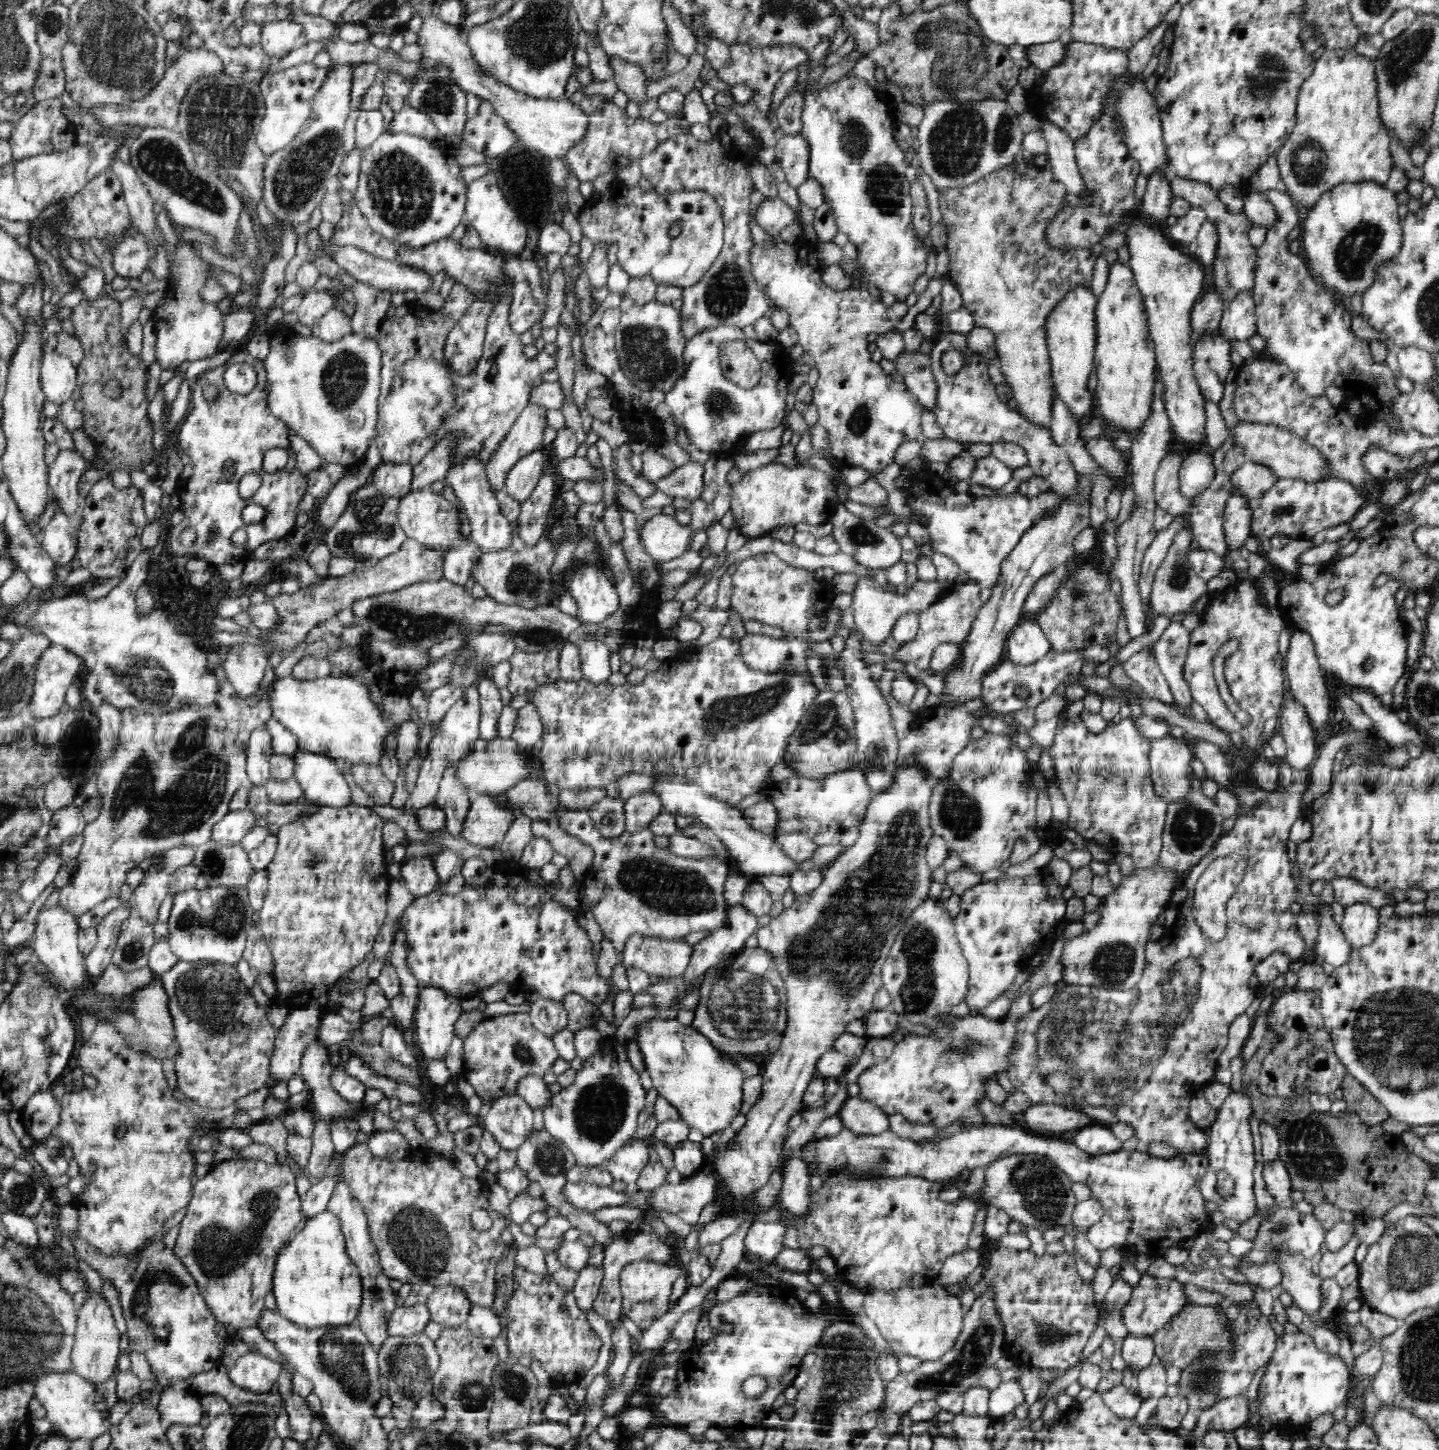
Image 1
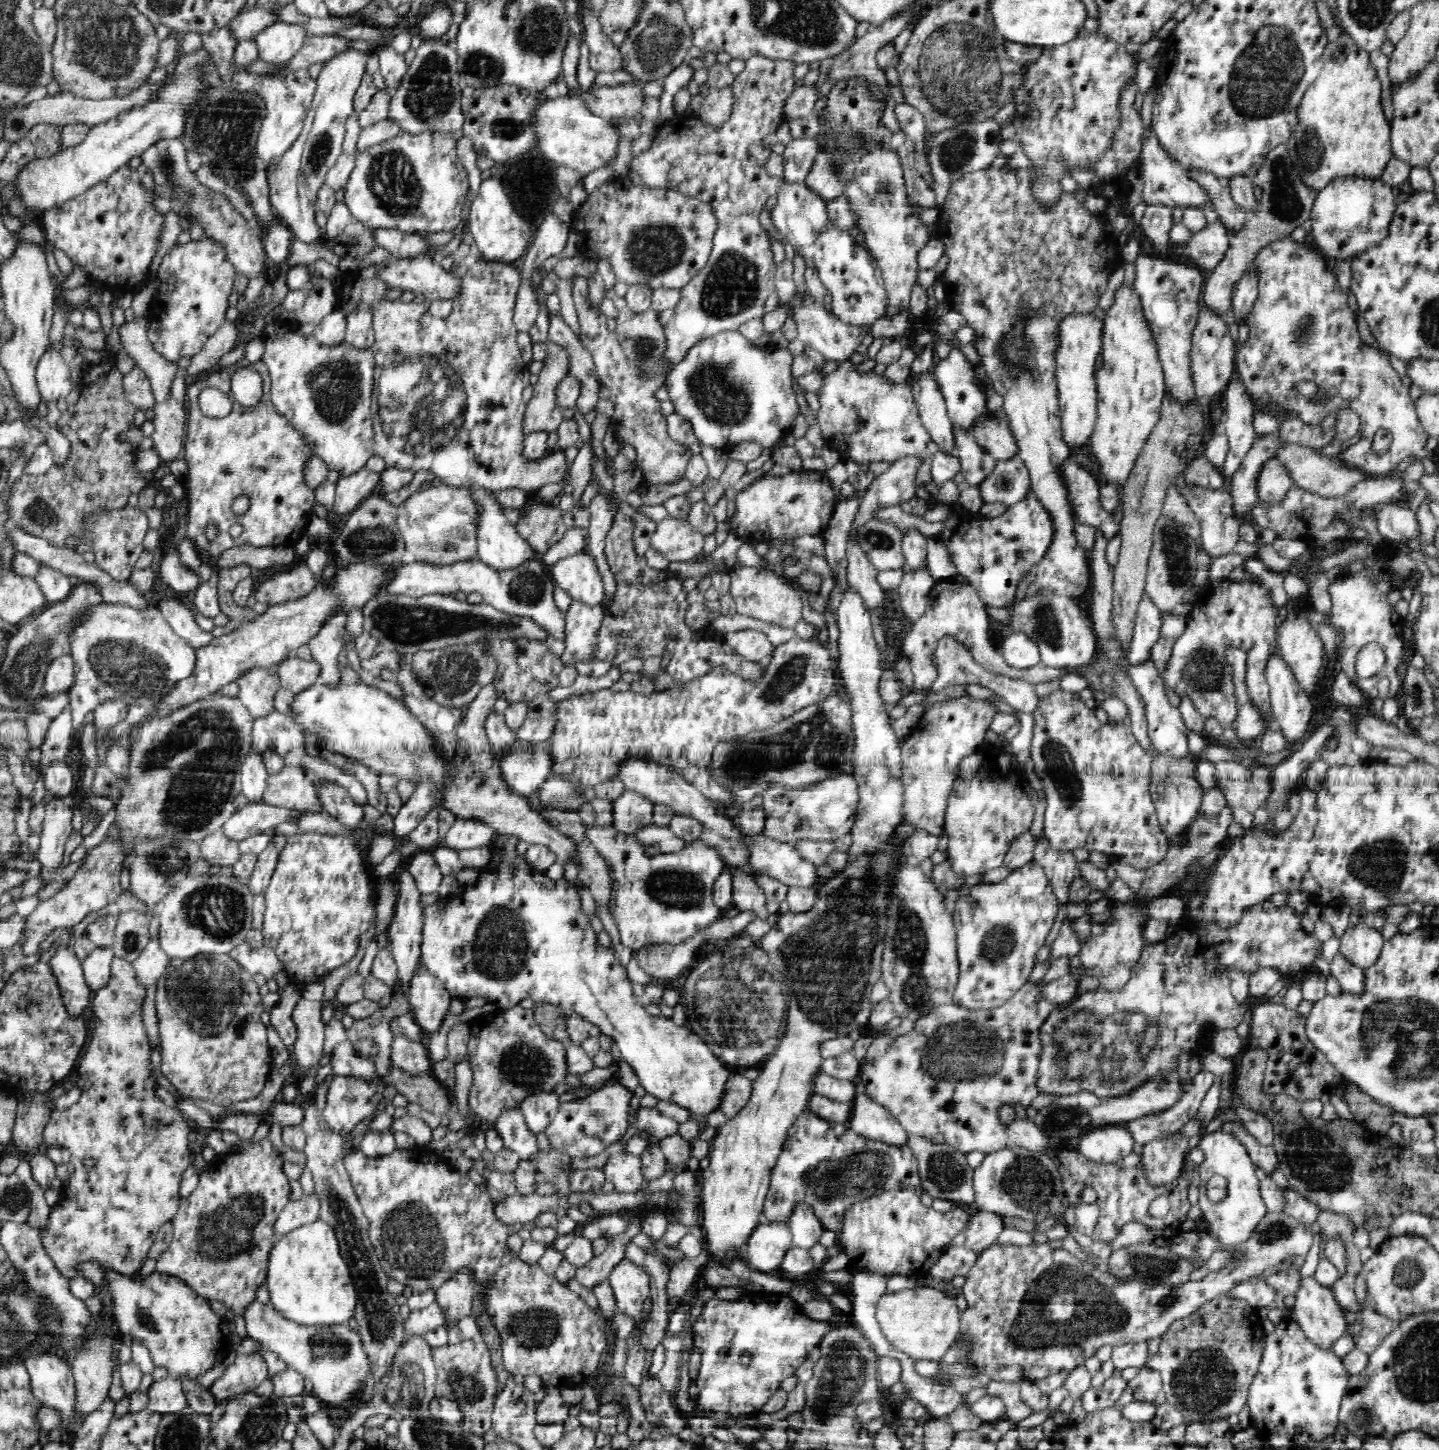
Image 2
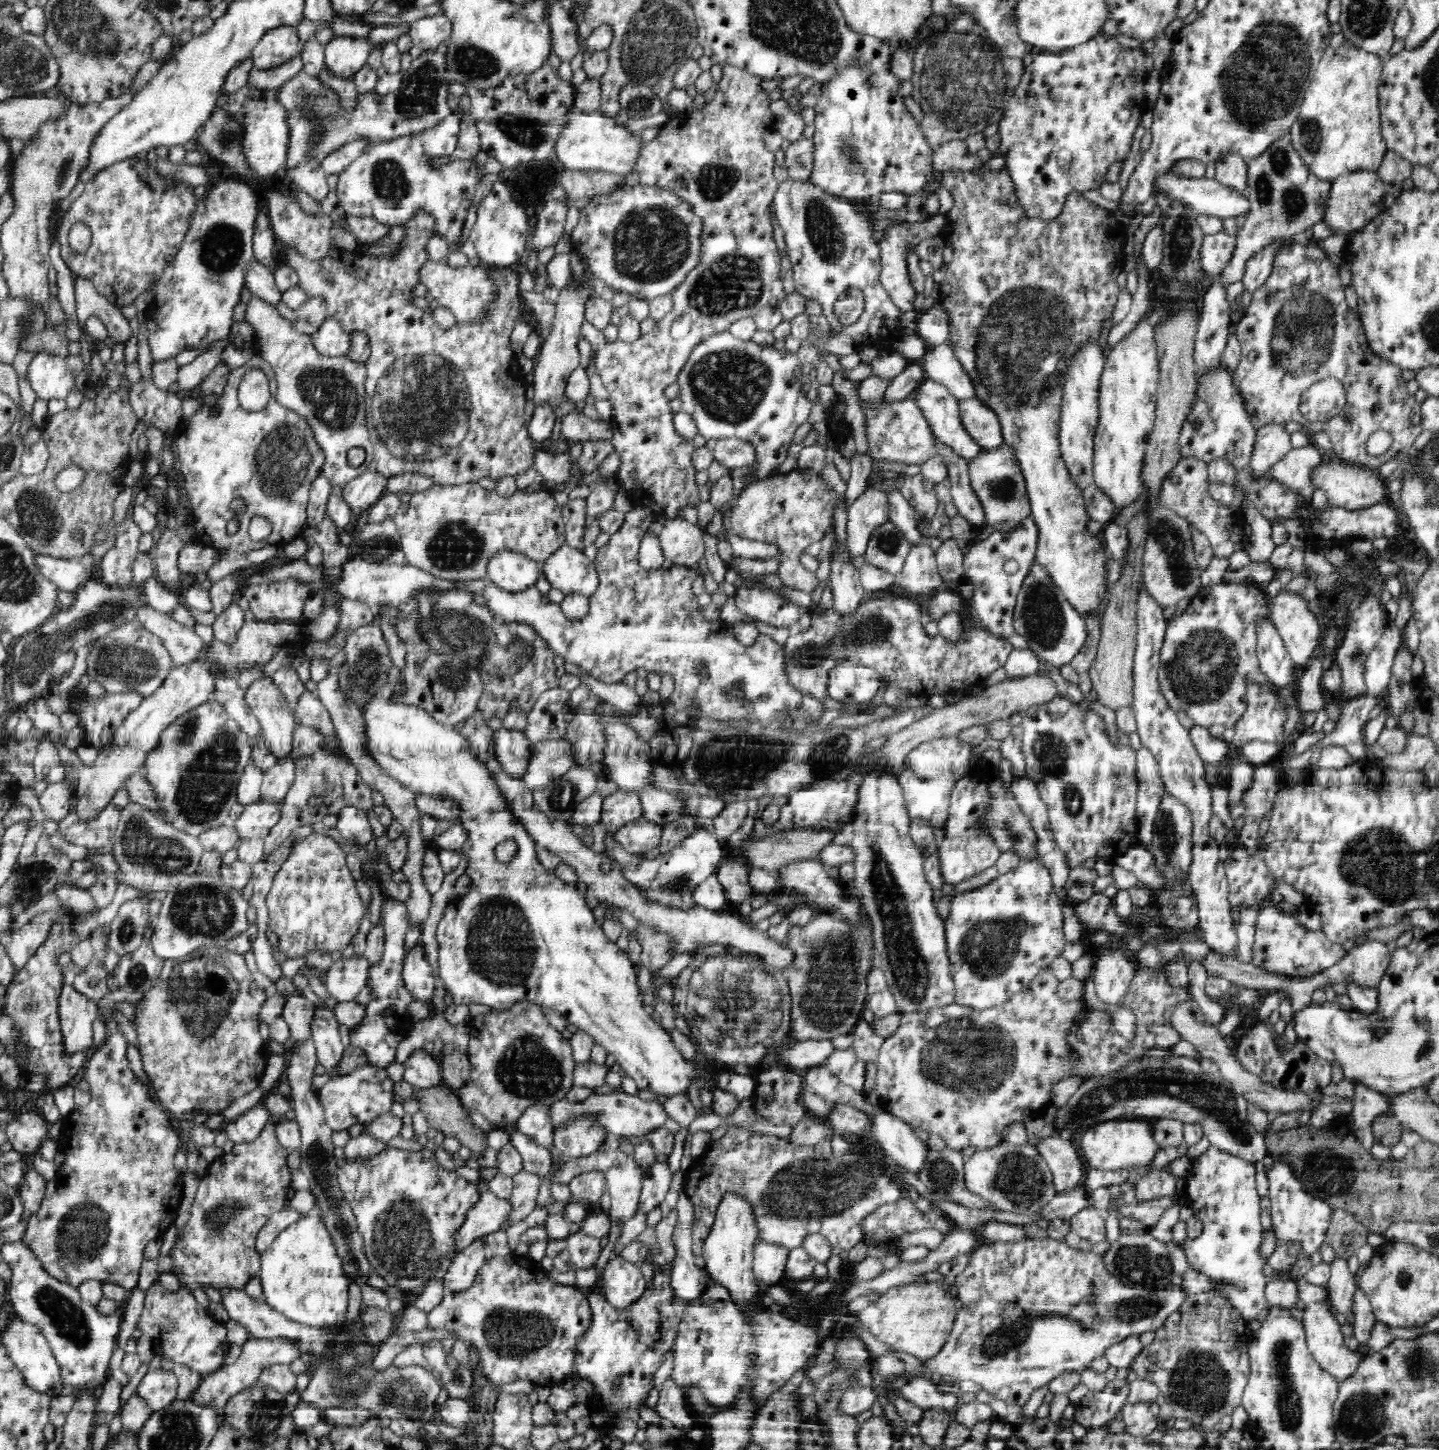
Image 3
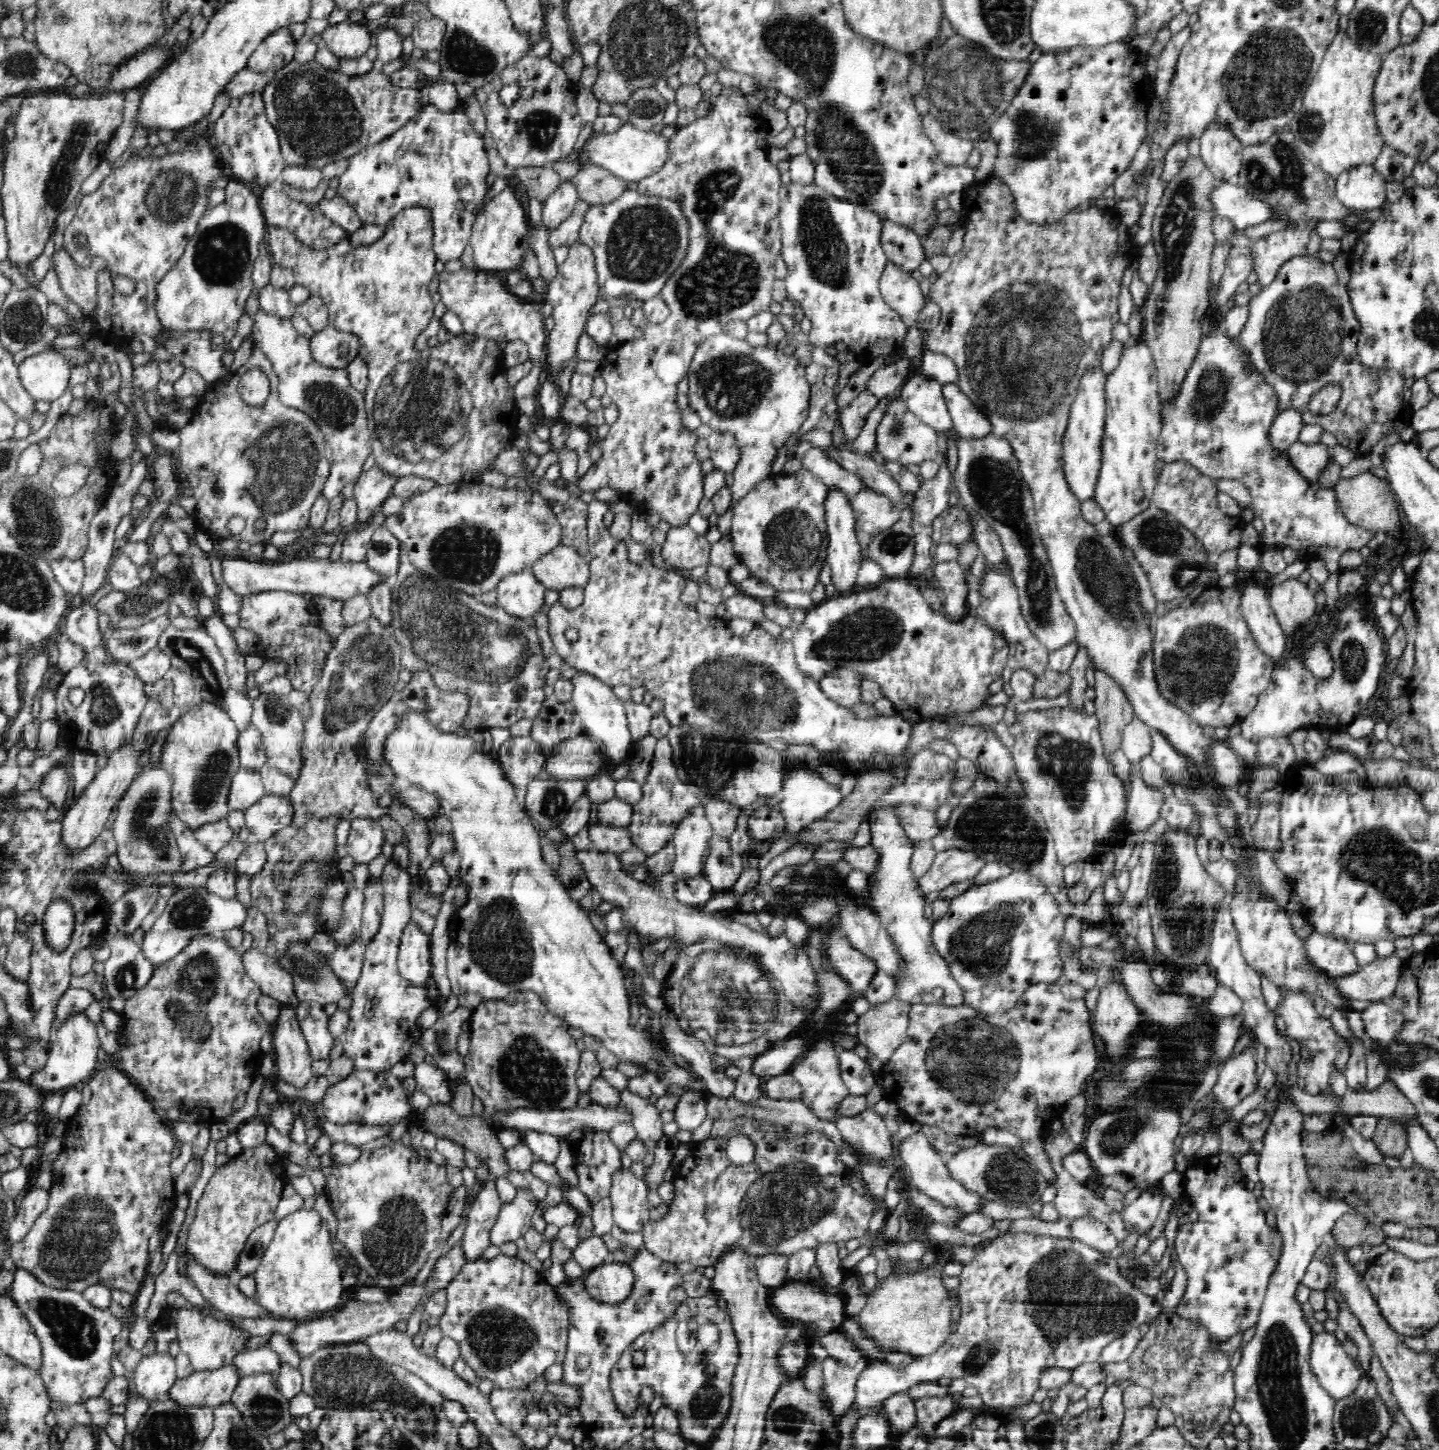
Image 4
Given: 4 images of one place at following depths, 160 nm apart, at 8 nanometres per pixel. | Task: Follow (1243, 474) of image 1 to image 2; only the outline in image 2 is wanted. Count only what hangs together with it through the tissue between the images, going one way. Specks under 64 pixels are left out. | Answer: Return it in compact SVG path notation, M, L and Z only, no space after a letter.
M1276 459L1268 460L1260 469L1255 479L1258 488L1259 501L1276 505L1280 503L1289 492L1295 488L1295 483L1289 472Z

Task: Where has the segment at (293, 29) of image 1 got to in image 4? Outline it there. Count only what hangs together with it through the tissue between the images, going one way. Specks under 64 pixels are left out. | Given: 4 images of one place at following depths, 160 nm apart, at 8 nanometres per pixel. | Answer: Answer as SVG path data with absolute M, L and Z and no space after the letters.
M285 27L266 37L250 55L247 68L252 72L275 73L295 60L297 41Z

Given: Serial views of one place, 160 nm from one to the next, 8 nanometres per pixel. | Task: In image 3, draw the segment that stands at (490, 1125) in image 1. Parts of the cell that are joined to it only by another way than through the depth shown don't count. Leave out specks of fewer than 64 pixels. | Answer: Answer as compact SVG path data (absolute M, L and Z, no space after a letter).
M516 1130L510 1134L510 1143L516 1147L516 1150L522 1155L524 1170L536 1174L540 1178L546 1176L552 1168L553 1159L550 1157L550 1151L537 1142L534 1142L529 1136Z

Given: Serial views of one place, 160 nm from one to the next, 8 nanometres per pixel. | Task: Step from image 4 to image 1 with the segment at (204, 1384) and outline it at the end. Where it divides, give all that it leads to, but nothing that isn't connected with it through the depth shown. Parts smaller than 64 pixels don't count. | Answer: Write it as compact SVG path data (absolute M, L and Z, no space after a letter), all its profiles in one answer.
M252 1351L238 1358L228 1371L234 1385L254 1393L270 1393L275 1390L281 1366L262 1353Z

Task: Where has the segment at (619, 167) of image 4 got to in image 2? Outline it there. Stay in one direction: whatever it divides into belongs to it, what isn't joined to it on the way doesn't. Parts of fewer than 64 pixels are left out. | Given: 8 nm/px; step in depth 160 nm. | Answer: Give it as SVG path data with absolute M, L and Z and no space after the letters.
M579 96L546 98L538 102L532 127L536 133L536 146L546 158L577 170L584 177L614 160L621 142L612 122L594 115Z

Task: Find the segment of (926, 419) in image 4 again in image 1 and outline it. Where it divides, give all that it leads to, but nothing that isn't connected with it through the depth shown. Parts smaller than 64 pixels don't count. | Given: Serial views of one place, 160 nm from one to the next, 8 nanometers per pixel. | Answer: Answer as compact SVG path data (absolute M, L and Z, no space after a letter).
M994 456L976 457L976 468L972 470L970 481L983 487L1000 490L1013 479L1013 470L1006 467Z

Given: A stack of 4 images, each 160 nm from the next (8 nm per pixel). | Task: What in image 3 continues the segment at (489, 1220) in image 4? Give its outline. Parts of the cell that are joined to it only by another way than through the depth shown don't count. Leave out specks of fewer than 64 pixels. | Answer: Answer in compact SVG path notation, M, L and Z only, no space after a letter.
M478 1237L470 1246L452 1258L443 1278L444 1294L462 1292L472 1286L478 1269L486 1260L484 1246L486 1246L486 1237Z

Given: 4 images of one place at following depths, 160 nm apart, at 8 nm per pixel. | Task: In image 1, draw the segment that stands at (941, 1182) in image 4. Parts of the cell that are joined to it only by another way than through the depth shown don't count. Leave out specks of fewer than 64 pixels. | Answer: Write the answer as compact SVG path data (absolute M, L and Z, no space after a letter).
M847 1097L838 1116L848 1130L858 1135L886 1132L890 1128L888 1115L874 1103L858 1097Z

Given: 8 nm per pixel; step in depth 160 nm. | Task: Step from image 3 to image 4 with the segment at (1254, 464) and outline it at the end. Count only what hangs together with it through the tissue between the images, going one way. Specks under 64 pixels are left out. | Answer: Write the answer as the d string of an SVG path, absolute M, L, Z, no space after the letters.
M1298 408L1280 411L1270 430L1270 441L1274 449L1287 451L1299 440L1303 426L1302 411L1298 411Z

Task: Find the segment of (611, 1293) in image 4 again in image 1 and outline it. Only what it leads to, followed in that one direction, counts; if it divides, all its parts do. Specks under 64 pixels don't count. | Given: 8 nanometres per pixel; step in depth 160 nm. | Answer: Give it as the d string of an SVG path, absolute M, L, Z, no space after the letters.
M646 1259L629 1262L620 1273L620 1286L623 1294L623 1312L644 1332L658 1317L670 1310L668 1296L672 1284L682 1272L684 1266L666 1266L664 1263Z

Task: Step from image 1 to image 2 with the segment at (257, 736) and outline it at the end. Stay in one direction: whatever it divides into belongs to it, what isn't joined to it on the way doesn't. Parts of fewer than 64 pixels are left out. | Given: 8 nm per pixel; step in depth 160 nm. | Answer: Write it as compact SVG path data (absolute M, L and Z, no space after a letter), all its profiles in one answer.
M251 750L241 768L241 793L250 803L262 802L268 777L263 756Z

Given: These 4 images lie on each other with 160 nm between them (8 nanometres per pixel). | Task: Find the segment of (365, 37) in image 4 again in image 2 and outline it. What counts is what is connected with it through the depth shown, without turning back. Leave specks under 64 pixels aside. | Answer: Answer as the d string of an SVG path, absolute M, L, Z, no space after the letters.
M350 48L335 54L323 64L302 132L278 162L267 168L270 205L280 218L284 218L286 226L296 234L295 238L302 242L316 242L320 238L314 216L316 190L325 184L326 173L342 154L345 124L353 111L354 98L366 73L369 55L370 52Z

